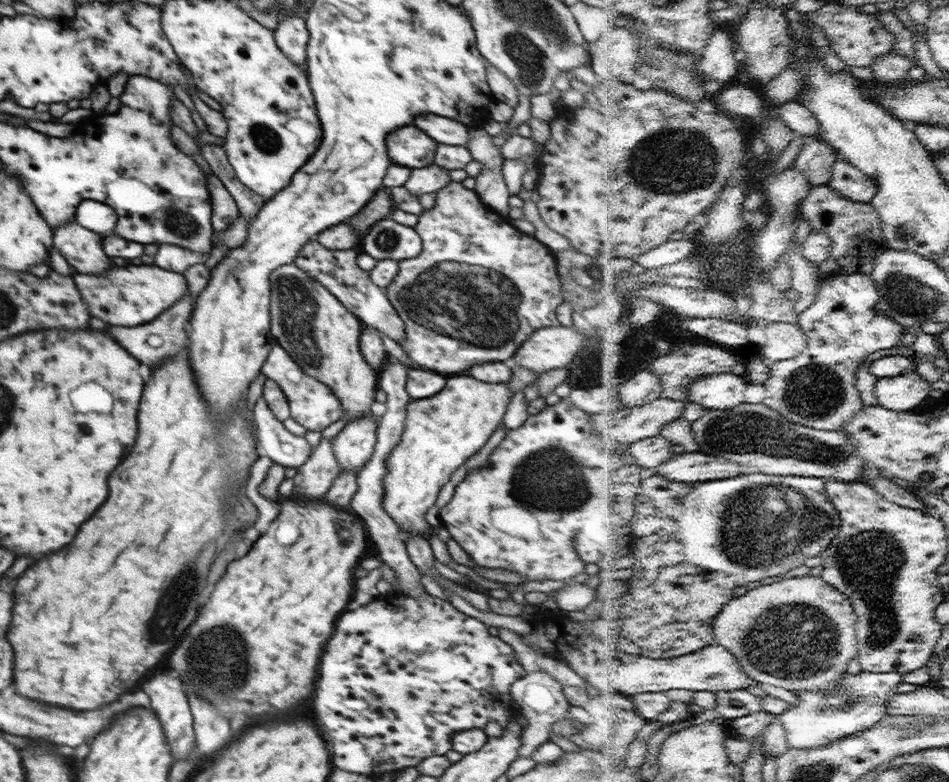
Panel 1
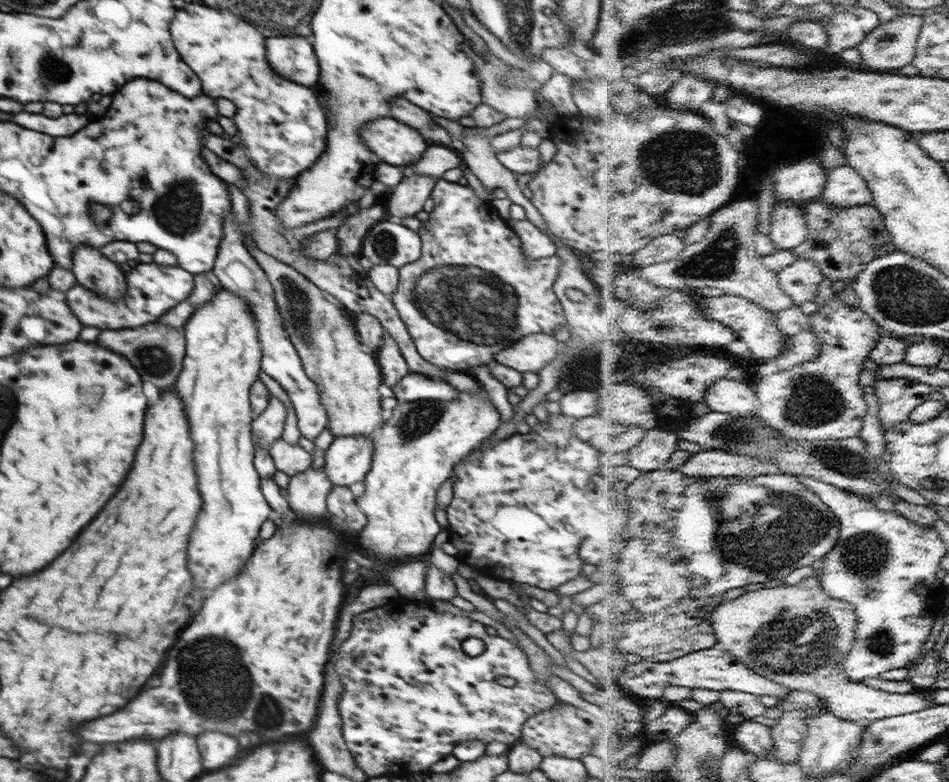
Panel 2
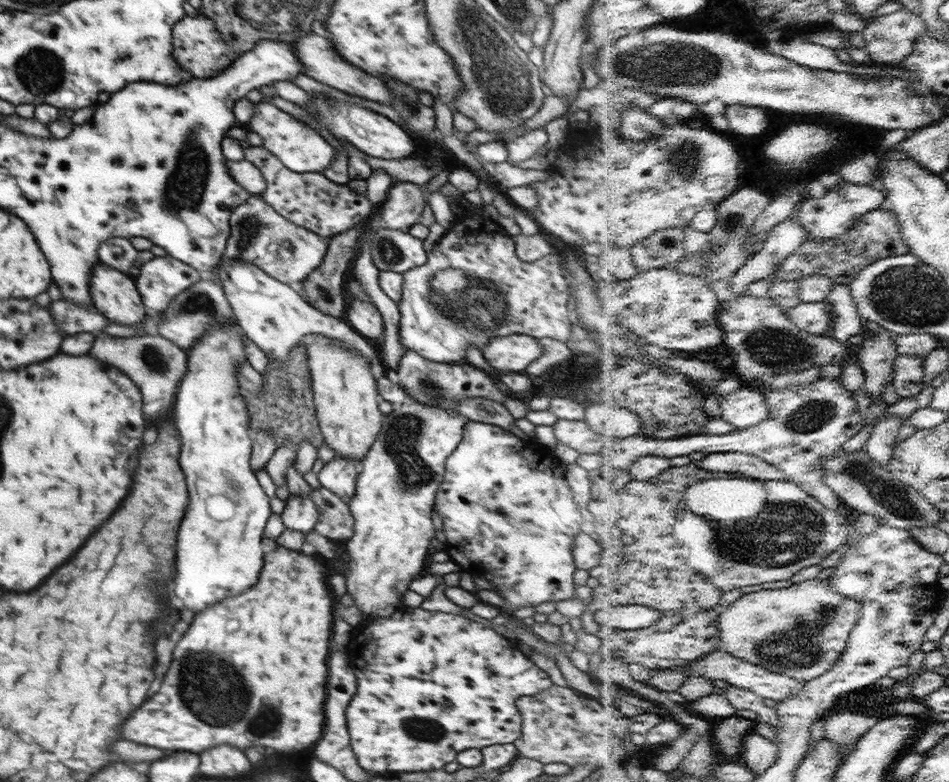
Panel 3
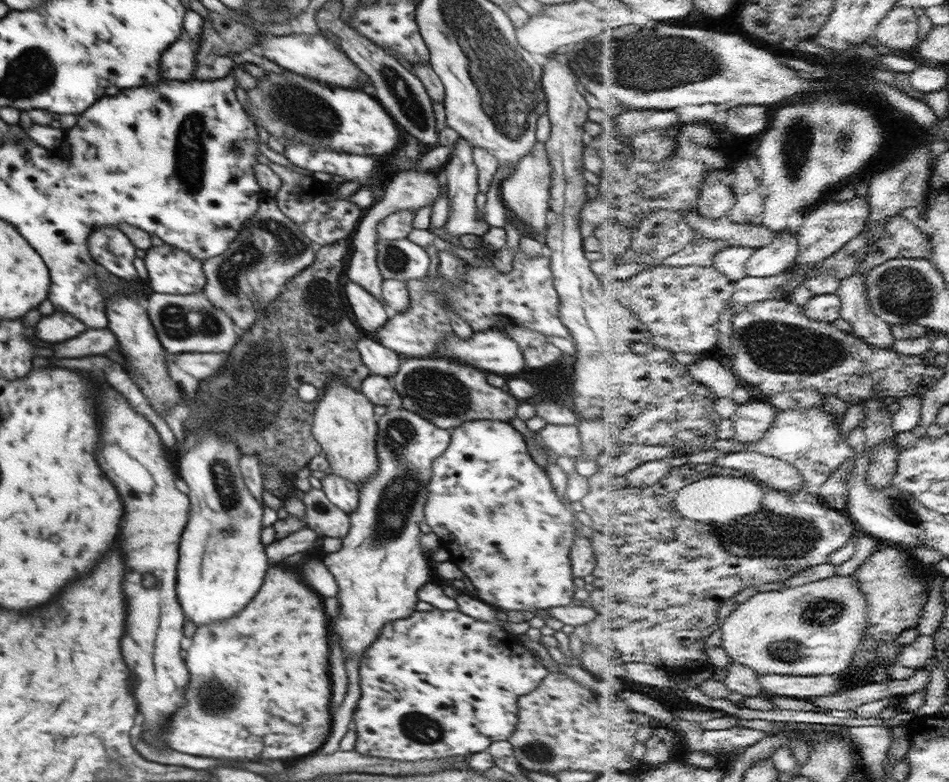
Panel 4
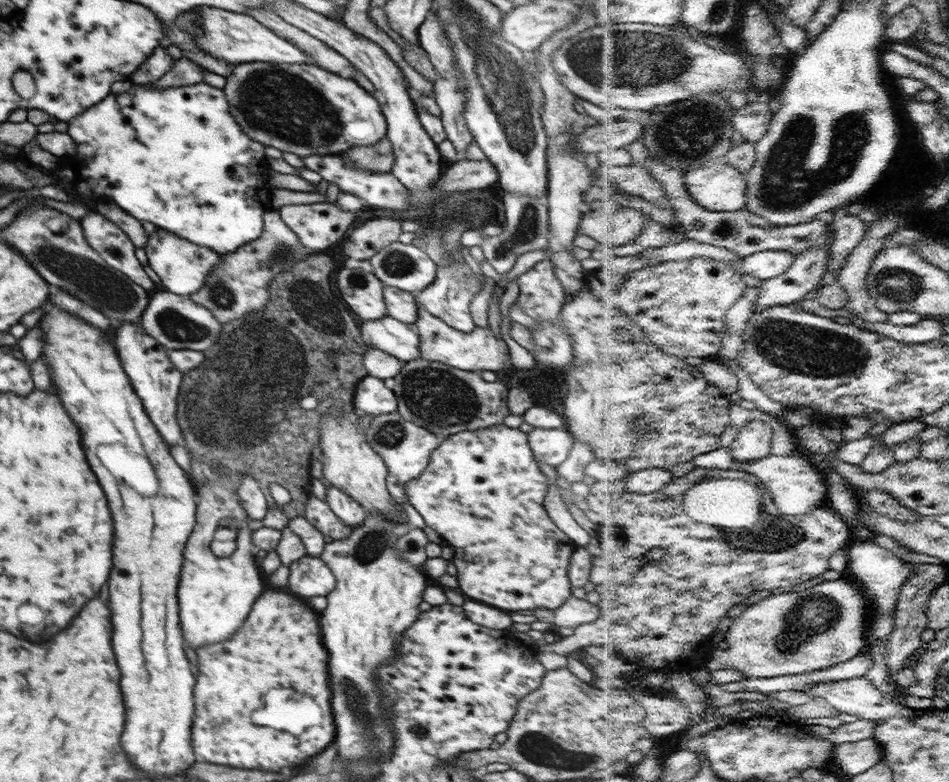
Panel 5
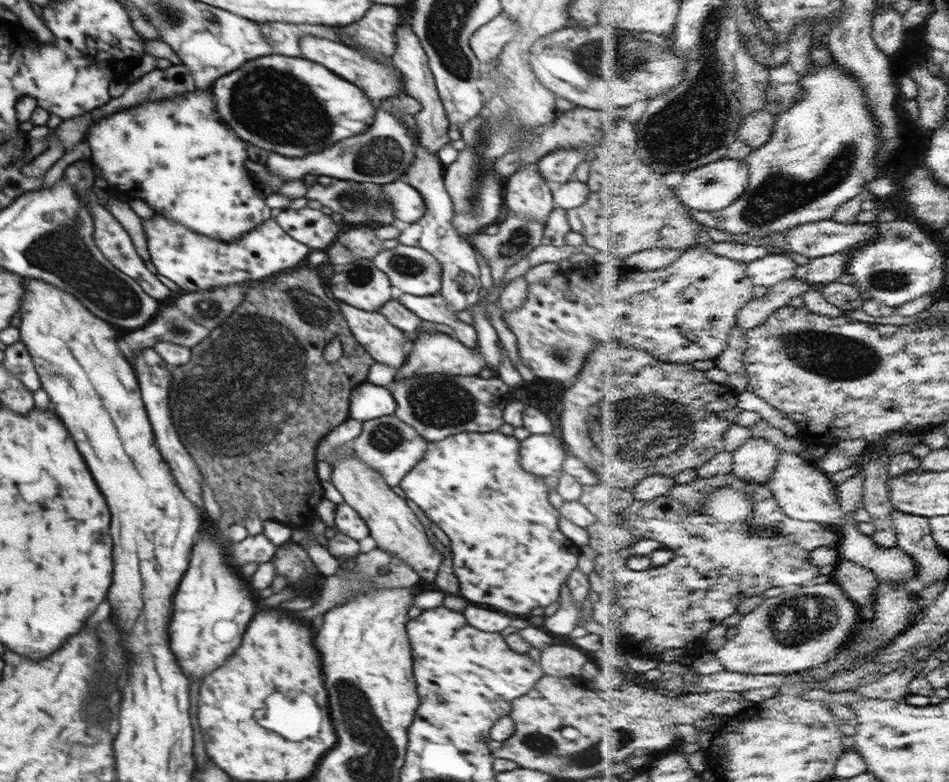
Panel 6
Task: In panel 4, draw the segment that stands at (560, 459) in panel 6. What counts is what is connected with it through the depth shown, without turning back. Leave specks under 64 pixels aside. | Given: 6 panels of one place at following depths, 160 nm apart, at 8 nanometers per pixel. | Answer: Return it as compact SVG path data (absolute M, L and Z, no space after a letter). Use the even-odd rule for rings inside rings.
M548 424L537 433L542 442L559 457L578 458L584 454L577 425Z

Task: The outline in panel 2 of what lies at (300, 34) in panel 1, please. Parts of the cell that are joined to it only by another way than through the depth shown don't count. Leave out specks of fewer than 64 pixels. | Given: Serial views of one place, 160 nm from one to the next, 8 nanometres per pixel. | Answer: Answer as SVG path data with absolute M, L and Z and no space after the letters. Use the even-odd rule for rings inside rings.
M305 35L265 38L266 58L276 73L304 87L315 87L320 75L319 60Z

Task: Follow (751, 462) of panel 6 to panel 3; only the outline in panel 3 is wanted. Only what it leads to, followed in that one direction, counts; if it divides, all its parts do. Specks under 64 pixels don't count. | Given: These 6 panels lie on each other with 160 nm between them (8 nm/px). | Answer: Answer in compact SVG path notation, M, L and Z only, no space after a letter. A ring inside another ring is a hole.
M742 388L730 395L722 396L722 417L734 427L740 429L757 428L763 421L768 421L771 406L762 392Z

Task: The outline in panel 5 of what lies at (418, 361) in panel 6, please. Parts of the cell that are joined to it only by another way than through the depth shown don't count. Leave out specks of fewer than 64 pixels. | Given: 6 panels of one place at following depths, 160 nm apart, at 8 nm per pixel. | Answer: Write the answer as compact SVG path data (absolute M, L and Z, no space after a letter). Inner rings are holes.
M421 306L418 309L417 321L413 324L415 333L419 336L419 351L421 358L430 362L442 362L452 368L481 372L483 370L504 370L505 364L510 361L506 343L498 339L489 329L475 326L470 332L462 332L448 326L443 320L426 312Z

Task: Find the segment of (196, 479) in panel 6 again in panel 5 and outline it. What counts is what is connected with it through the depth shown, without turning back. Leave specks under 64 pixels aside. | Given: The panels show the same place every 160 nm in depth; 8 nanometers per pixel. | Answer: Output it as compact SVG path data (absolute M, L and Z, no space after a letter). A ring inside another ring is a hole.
M140 320L132 322L132 324L124 324L124 321L120 321L114 344L116 344L122 366L124 366L124 370L126 370L126 374L128 374L134 387L134 392L143 402L146 414L154 423L154 427L166 445L169 447L178 445L183 438L177 420L177 398L182 384L182 372L169 359L169 349L162 346L149 334L145 334L145 330L142 334Z

